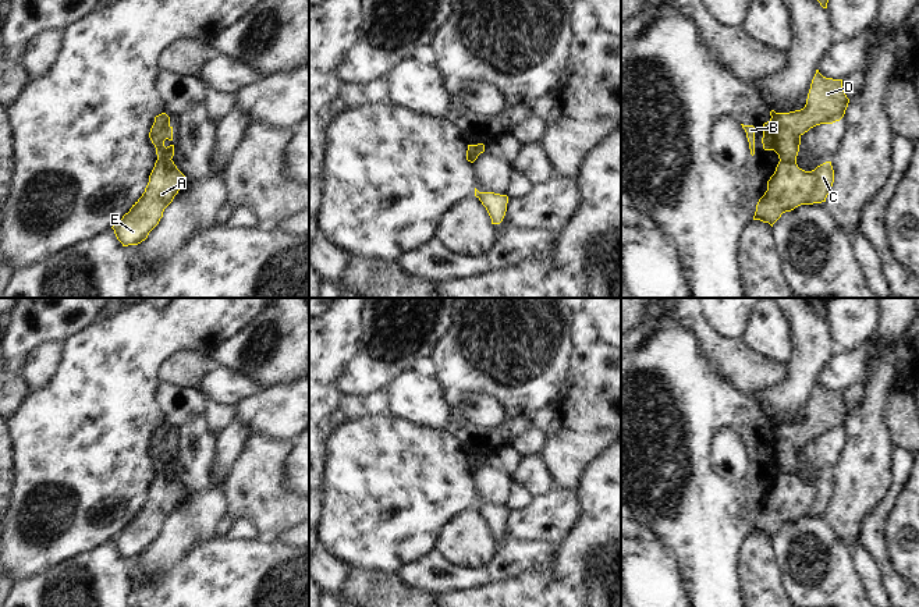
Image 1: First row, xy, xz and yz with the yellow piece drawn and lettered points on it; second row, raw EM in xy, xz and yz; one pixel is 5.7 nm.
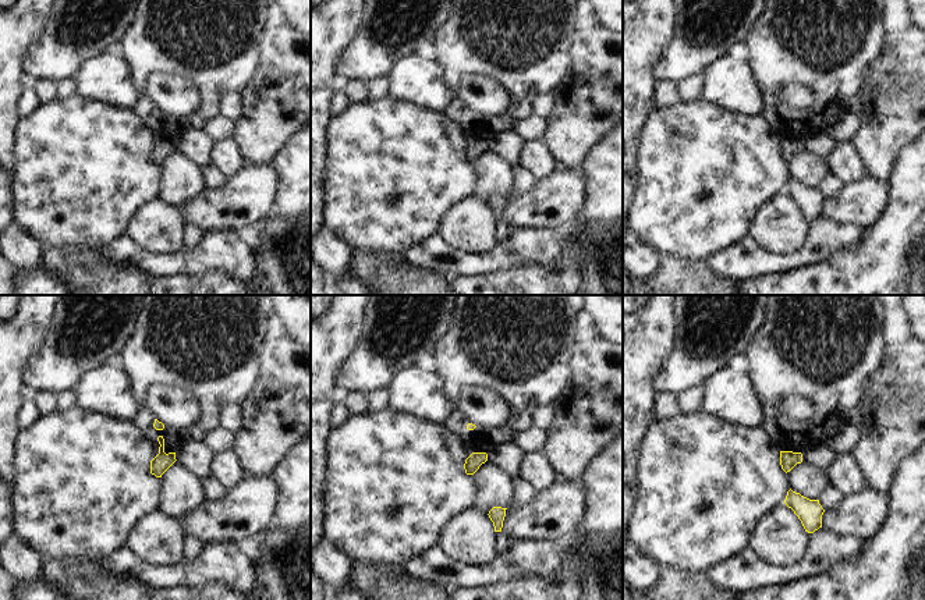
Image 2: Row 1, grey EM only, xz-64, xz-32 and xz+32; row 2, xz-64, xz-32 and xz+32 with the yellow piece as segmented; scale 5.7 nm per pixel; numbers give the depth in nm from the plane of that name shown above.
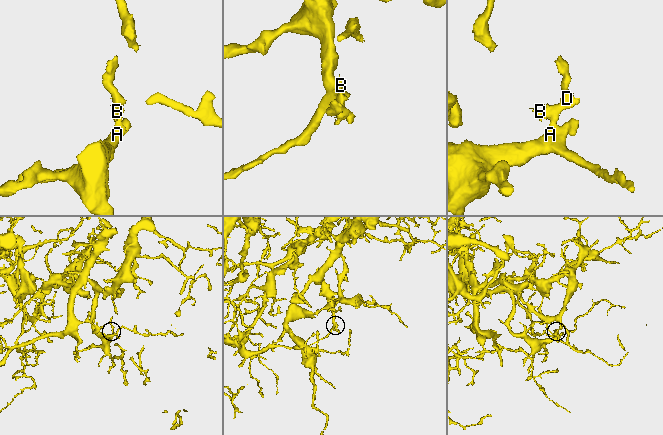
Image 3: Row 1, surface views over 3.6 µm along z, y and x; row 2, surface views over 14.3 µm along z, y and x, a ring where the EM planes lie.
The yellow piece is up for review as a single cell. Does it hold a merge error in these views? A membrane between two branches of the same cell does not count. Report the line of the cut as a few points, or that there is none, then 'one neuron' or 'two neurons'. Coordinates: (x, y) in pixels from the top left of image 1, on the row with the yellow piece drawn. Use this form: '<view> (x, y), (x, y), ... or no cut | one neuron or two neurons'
yz (780, 160), (795, 163) | two neurons

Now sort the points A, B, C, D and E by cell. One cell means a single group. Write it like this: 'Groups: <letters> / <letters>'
Groups: A C E / B D.

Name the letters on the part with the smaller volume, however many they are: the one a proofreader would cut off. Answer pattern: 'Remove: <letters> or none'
Remove: B, D.

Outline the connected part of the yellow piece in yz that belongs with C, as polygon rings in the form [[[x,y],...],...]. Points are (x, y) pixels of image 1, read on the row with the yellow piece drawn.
[[[778,161],[774,174],[767,181],[767,191],[759,199],[753,220],[773,224],[783,213],[801,205],[826,202],[834,182],[831,161],[805,171],[796,163]]]

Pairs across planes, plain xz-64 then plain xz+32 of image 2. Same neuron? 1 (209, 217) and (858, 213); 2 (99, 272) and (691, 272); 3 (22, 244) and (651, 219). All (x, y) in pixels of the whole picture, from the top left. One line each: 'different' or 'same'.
1: same
2: same
3: different

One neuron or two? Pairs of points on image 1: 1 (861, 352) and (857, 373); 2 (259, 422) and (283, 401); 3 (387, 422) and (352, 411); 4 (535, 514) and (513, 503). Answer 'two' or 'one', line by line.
1: one
2: one
3: two
4: two

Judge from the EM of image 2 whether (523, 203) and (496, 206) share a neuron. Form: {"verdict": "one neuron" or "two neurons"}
{"verdict": "two neurons"}

